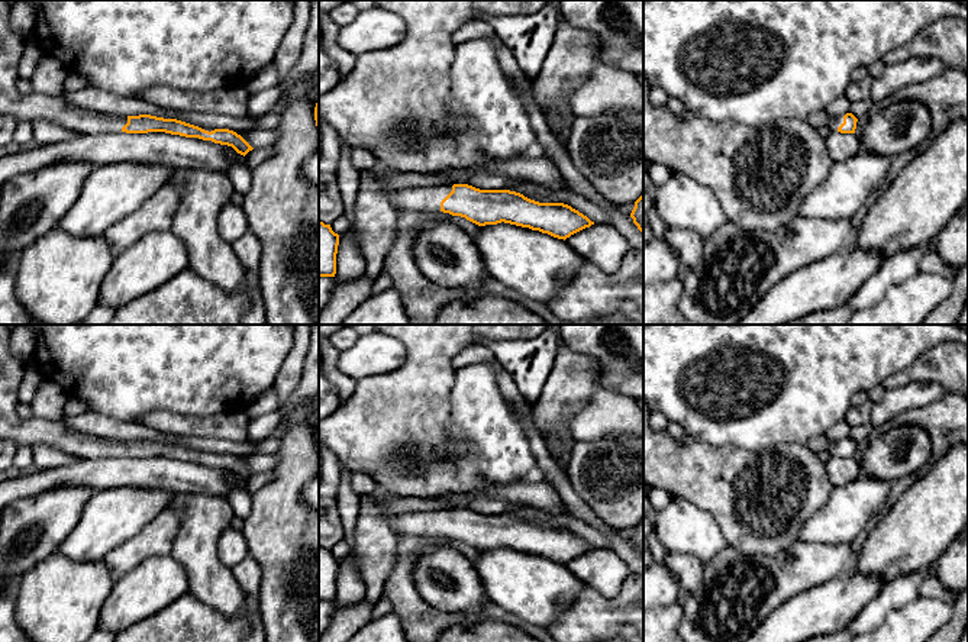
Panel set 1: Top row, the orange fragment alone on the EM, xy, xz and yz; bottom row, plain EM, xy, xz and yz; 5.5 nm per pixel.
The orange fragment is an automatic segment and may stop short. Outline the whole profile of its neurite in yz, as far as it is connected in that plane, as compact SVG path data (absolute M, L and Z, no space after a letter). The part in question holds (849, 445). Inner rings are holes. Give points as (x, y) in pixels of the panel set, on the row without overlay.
M852 438L829 441L827 451L832 457L855 458L858 443Z

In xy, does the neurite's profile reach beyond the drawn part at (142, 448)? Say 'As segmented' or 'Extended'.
Extended

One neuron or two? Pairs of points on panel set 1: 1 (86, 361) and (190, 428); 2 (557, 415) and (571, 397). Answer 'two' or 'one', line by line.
1: two
2: one

